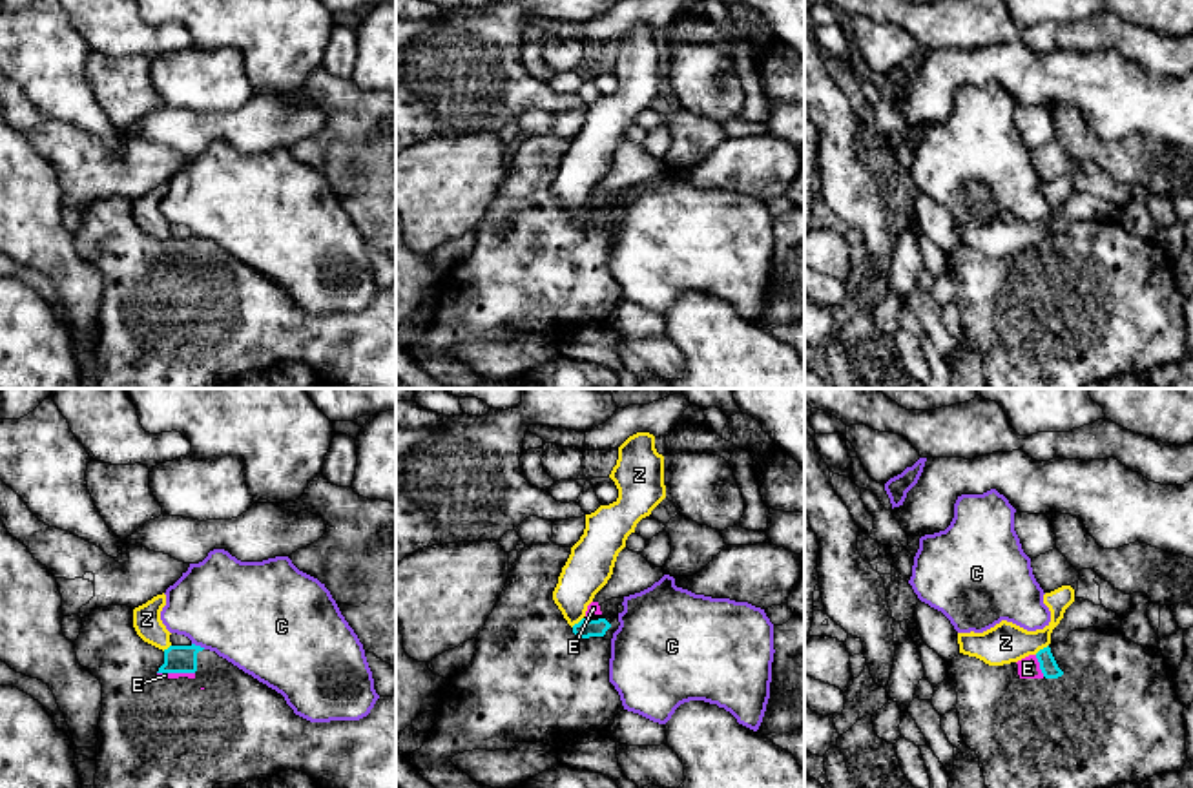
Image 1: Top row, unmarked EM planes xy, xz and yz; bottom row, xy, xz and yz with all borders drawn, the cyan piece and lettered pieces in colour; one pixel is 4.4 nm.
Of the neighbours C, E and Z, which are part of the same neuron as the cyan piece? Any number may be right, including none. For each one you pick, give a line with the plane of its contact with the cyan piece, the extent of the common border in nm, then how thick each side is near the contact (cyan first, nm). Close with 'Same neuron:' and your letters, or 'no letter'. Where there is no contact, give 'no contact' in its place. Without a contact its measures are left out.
E: meets cyan in yz; contact 100 nm long; 80 nm thick on the cyan side, 100 nm on the other
Same neuron: E

